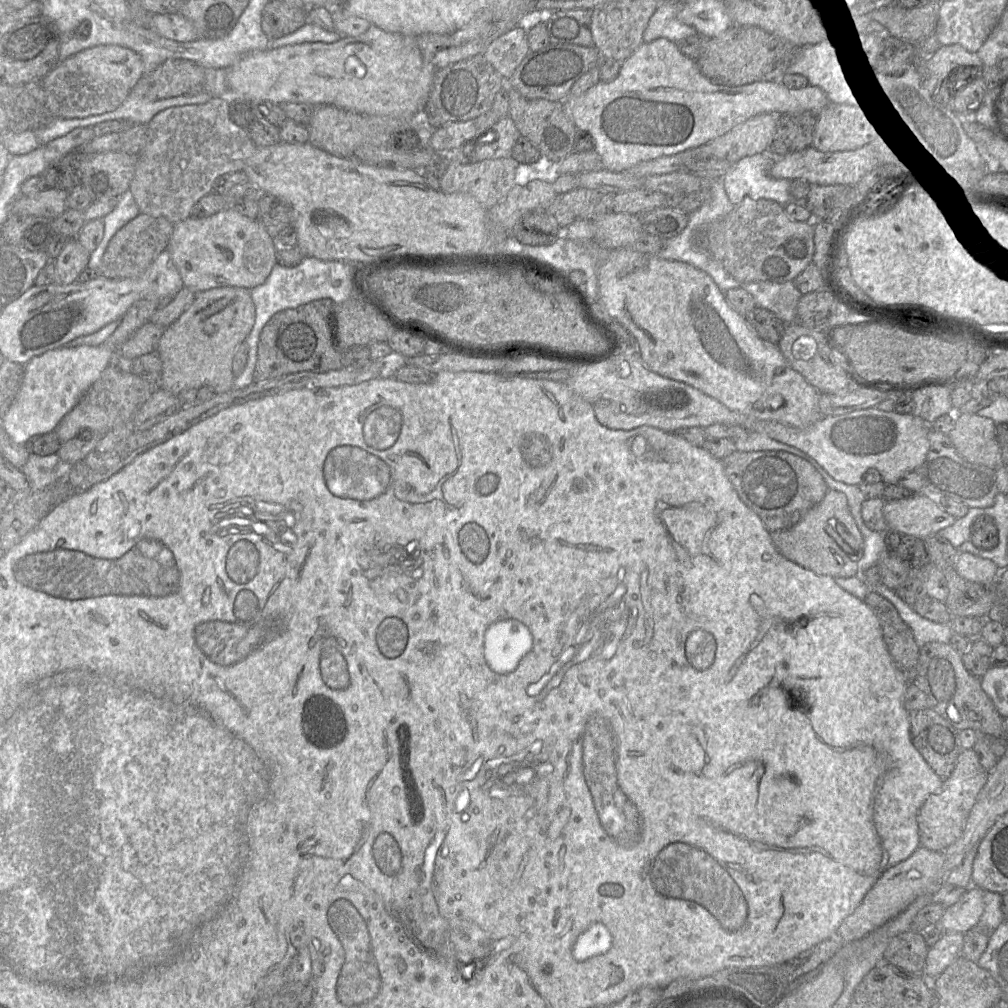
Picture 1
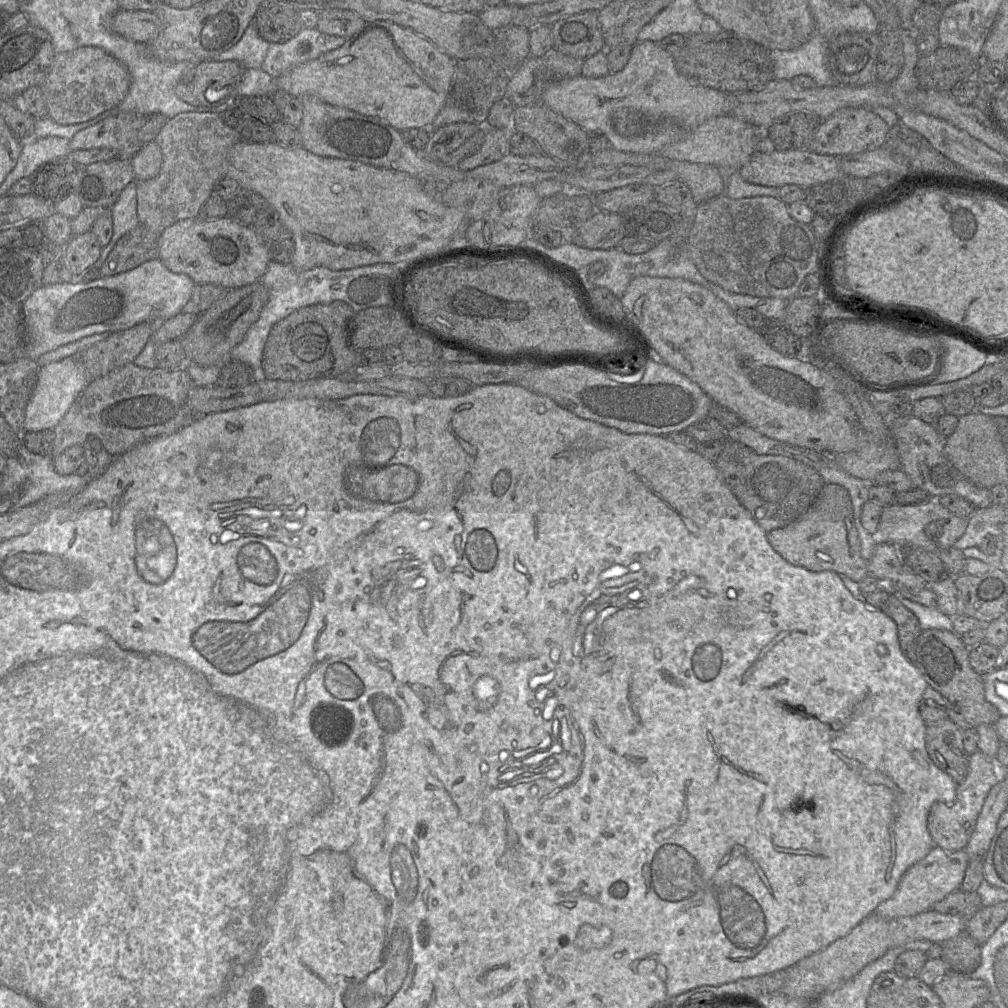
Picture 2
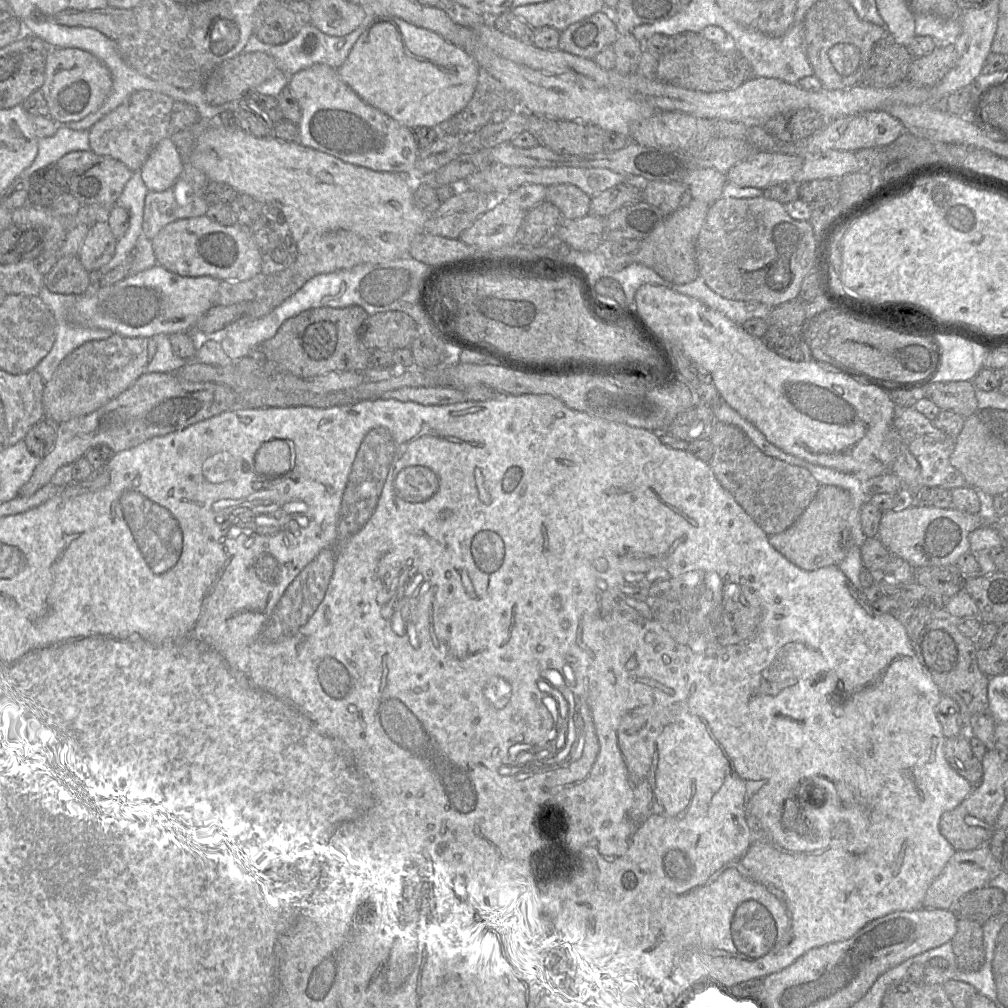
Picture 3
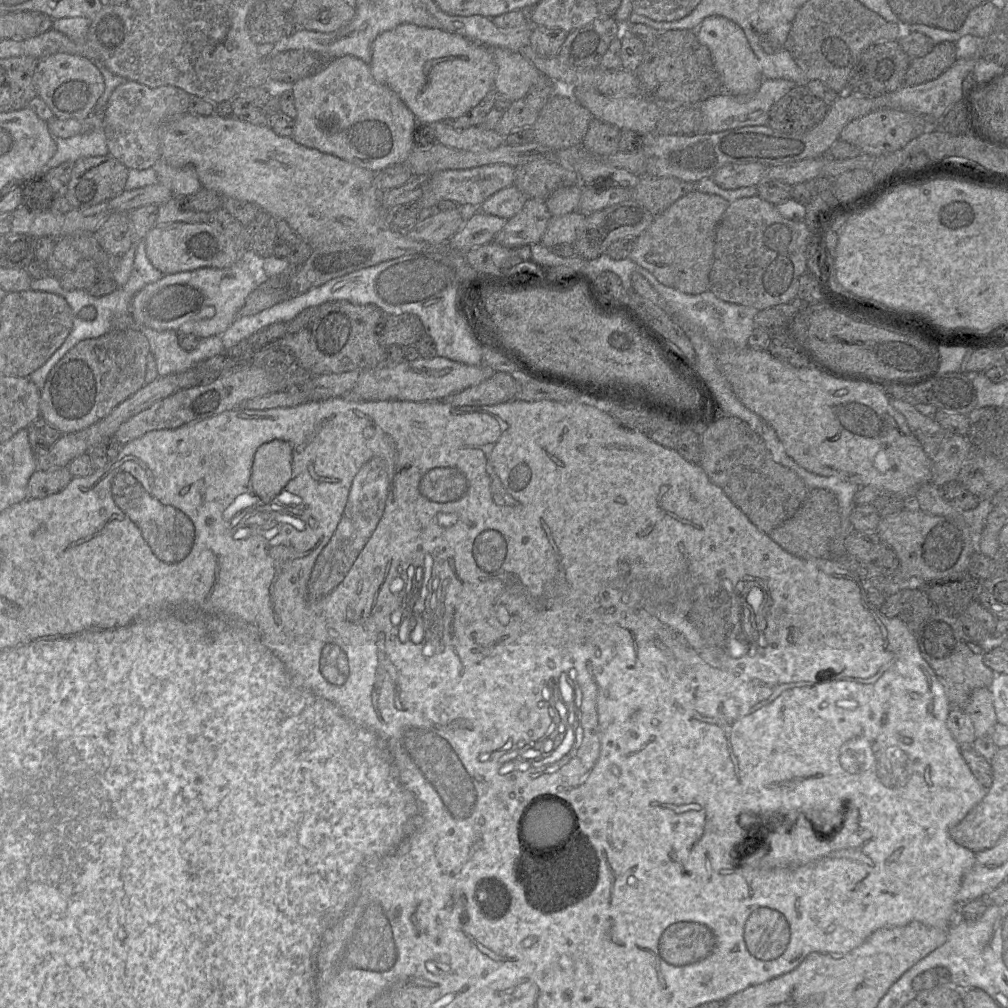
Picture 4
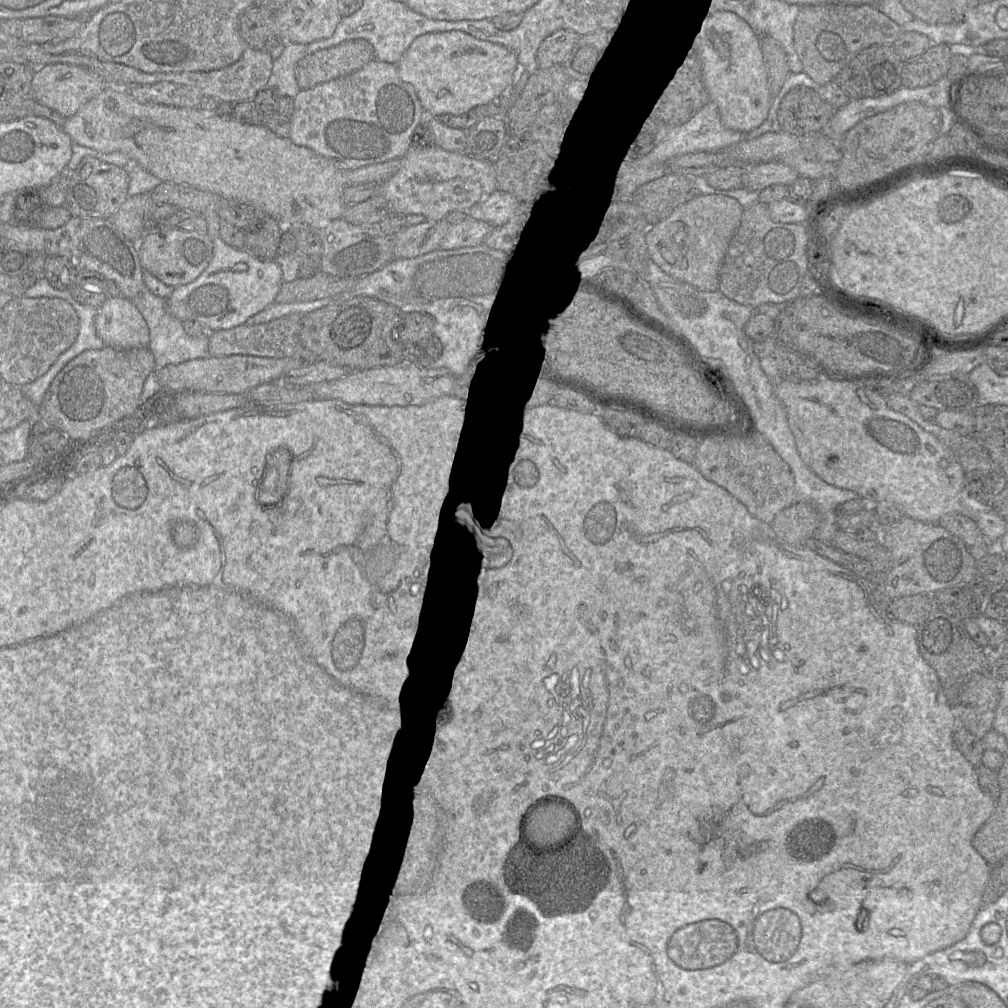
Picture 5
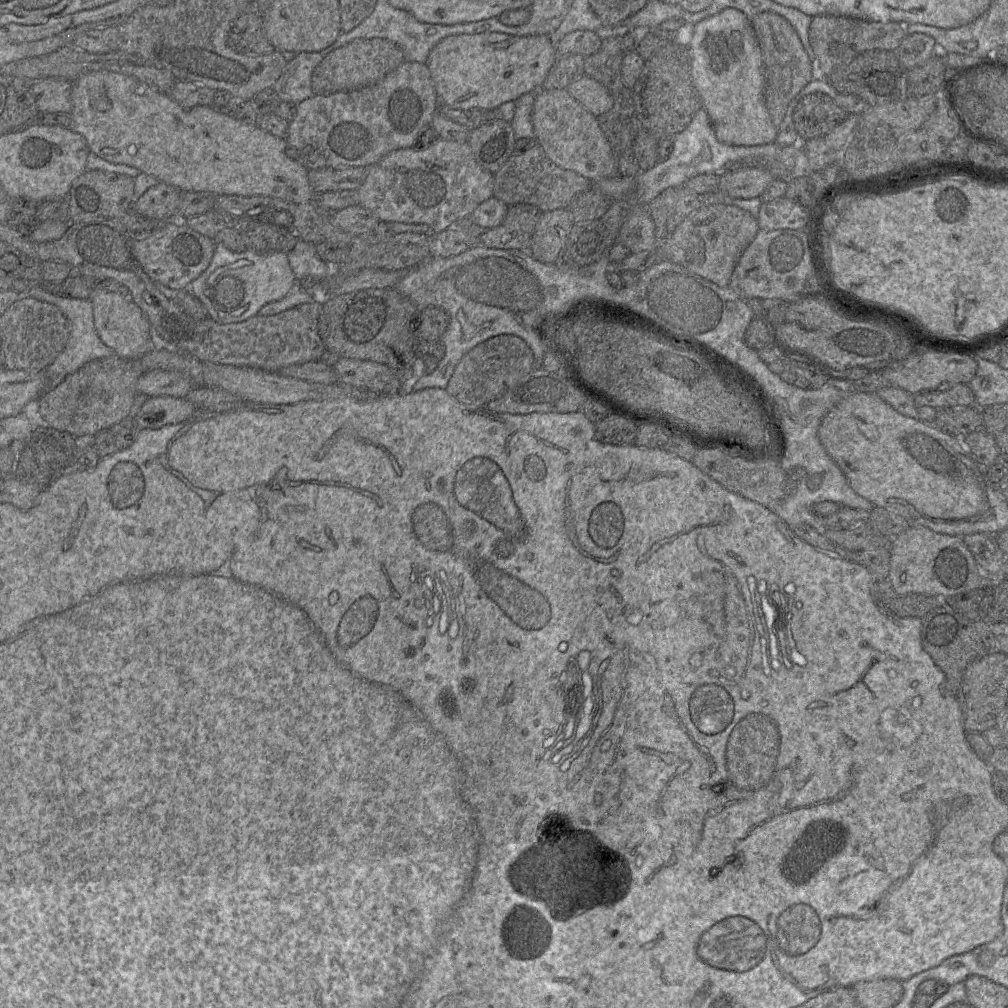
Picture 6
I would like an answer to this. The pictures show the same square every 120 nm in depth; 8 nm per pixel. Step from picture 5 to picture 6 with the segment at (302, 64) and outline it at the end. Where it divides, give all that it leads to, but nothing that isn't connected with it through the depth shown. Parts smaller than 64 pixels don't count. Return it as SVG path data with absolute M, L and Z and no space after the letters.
M355 39L326 55L312 73L311 88L314 95L364 88L378 83L404 63L406 61L401 48L389 40Z

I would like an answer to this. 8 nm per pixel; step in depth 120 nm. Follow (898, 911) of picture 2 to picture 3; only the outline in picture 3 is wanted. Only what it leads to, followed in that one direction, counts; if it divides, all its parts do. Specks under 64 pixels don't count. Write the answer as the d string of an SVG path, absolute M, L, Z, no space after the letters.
M988 845L974 850L956 851L941 874L932 882L923 900L925 909L951 909L963 895L986 886L1002 872L1000 860L994 857Z

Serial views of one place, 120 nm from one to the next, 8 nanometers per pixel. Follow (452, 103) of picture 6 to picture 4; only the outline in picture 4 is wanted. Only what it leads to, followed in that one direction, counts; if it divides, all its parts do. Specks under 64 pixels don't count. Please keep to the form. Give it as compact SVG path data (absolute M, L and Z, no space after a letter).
M410 23L376 37L369 66L373 77L391 88L422 124L462 116L494 88L497 75L489 47L456 33Z

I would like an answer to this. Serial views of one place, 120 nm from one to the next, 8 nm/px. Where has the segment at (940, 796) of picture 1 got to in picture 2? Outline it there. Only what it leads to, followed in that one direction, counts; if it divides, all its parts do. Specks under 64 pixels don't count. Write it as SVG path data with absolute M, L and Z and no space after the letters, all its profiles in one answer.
M977 751L969 755L969 771L965 780L958 784L956 798L954 802L935 802L929 811L927 819L927 827L936 847L949 851L964 850L977 823L978 816L982 810L985 799L992 787L1002 781L1001 769L997 765L996 760L986 757Z

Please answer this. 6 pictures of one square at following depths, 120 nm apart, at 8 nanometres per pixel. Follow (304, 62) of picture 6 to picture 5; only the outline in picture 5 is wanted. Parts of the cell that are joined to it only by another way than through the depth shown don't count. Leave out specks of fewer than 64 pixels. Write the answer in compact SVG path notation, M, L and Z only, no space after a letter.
M285 44L279 57L272 61L271 75L264 88L270 88L277 96L289 96L293 99L301 90L295 68L299 60L309 54L304 44Z

